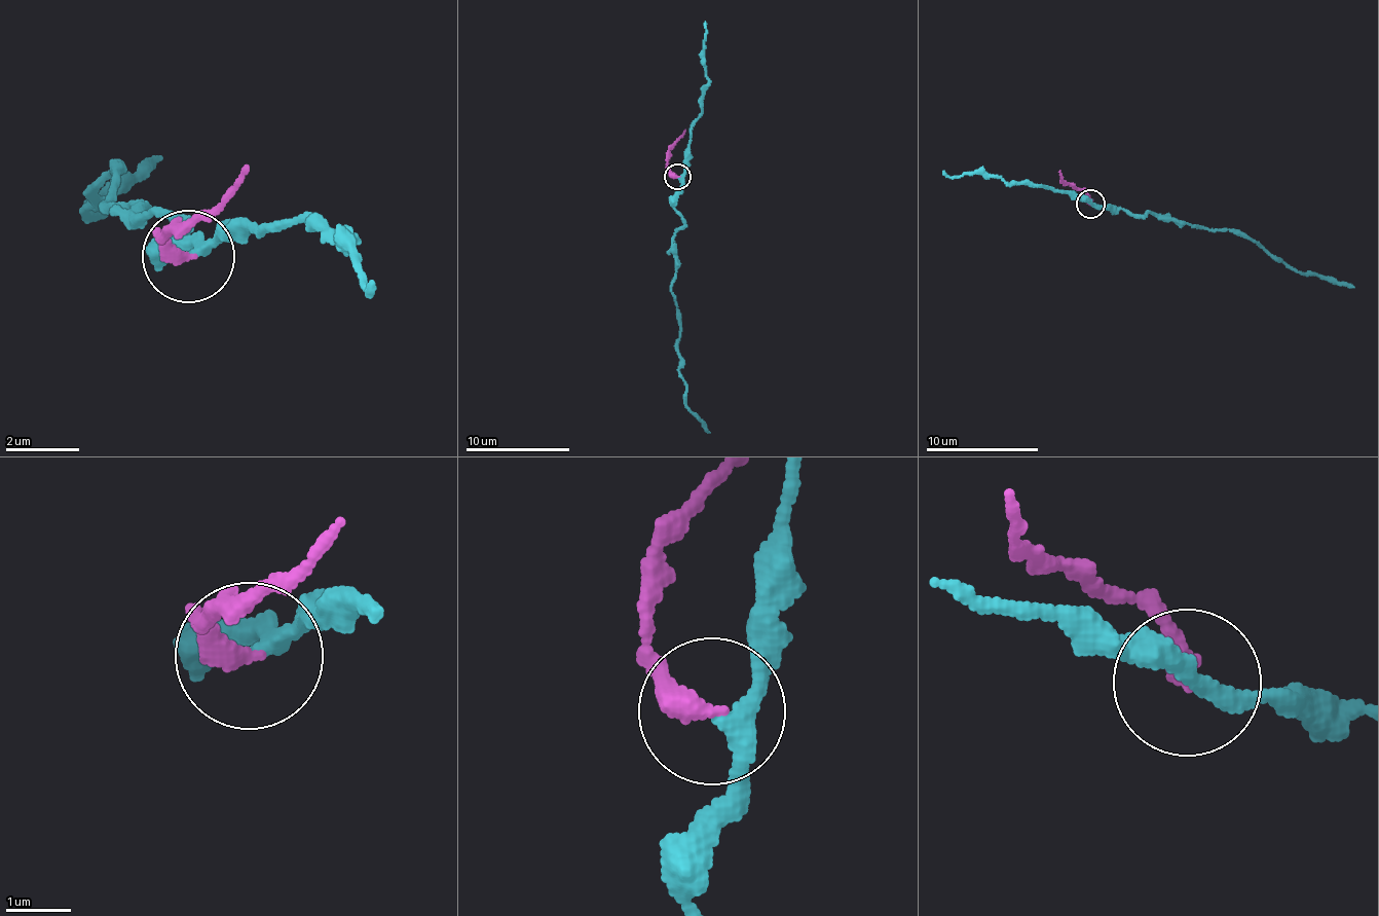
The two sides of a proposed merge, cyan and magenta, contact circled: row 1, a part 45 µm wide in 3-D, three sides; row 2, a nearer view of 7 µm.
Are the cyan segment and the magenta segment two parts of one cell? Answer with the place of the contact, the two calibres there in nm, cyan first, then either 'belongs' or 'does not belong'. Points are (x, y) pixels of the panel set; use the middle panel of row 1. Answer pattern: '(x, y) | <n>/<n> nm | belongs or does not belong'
(677, 176) | 240/360 nm | does not belong

